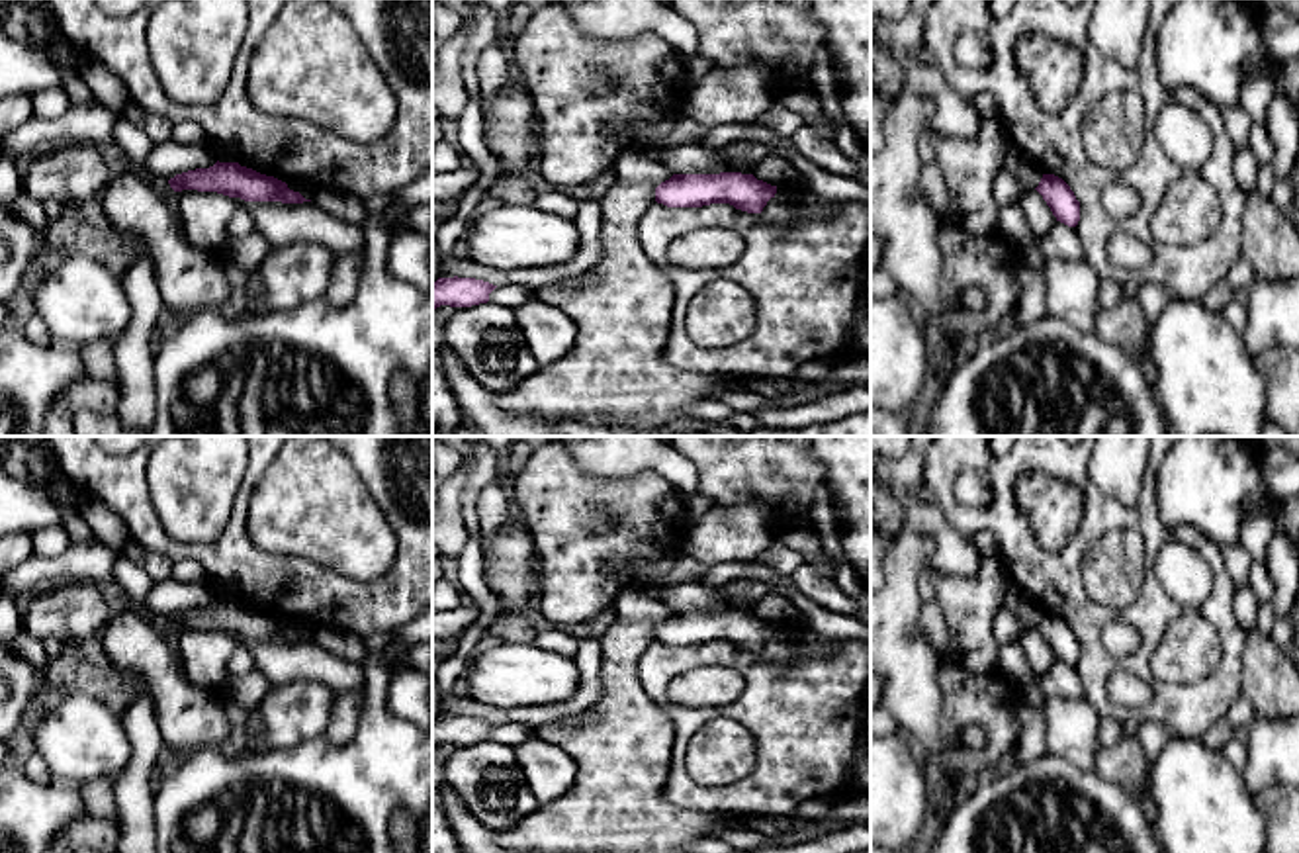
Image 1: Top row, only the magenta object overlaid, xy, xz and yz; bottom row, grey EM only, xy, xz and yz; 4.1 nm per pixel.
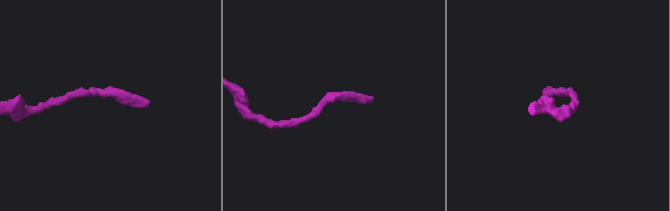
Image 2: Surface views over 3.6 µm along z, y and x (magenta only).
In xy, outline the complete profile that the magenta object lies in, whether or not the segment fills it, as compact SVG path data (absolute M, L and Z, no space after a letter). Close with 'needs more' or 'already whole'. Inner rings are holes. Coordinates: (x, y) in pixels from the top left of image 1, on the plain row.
M215 601L209 606L196 606L176 612L168 618L174 630L198 628L217 630L229 636L241 636L245 640L282 640L282 642L303 642L299 630L288 626L286 620L260 612L252 606L241 605L239 601Z; already whole

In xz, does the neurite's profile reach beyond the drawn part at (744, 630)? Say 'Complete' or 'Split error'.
Complete

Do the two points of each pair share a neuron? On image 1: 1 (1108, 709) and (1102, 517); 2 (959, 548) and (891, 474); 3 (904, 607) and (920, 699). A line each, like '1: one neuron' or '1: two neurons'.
1: one neuron
2: one neuron
3: one neuron

